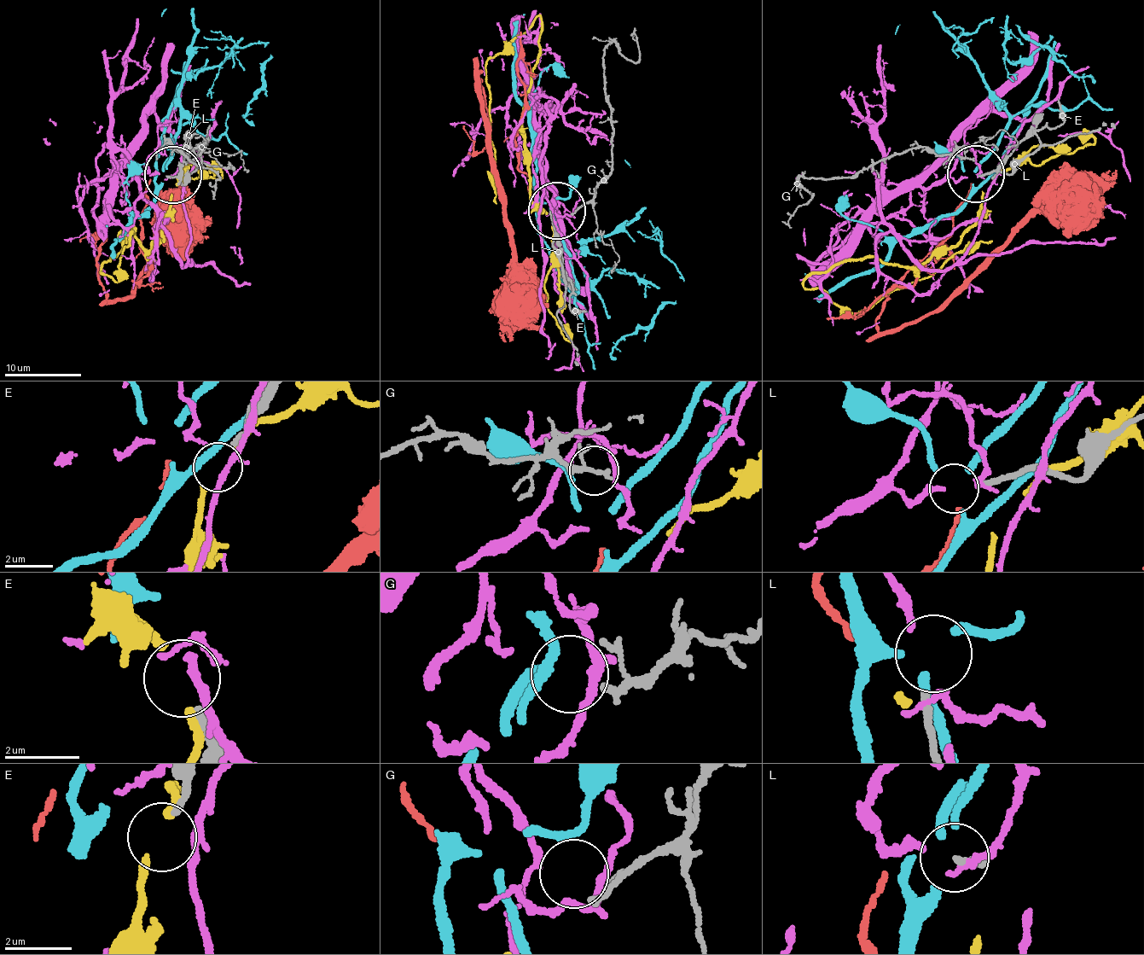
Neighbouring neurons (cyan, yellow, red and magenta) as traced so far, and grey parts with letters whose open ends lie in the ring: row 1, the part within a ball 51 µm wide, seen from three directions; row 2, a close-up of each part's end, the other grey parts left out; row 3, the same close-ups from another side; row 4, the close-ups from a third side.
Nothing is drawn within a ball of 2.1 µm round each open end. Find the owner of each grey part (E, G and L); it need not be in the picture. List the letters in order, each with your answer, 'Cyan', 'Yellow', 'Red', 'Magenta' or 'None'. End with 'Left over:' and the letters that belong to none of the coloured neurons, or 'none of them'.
E: None
G: None
L: None
Left over: E, G, L

